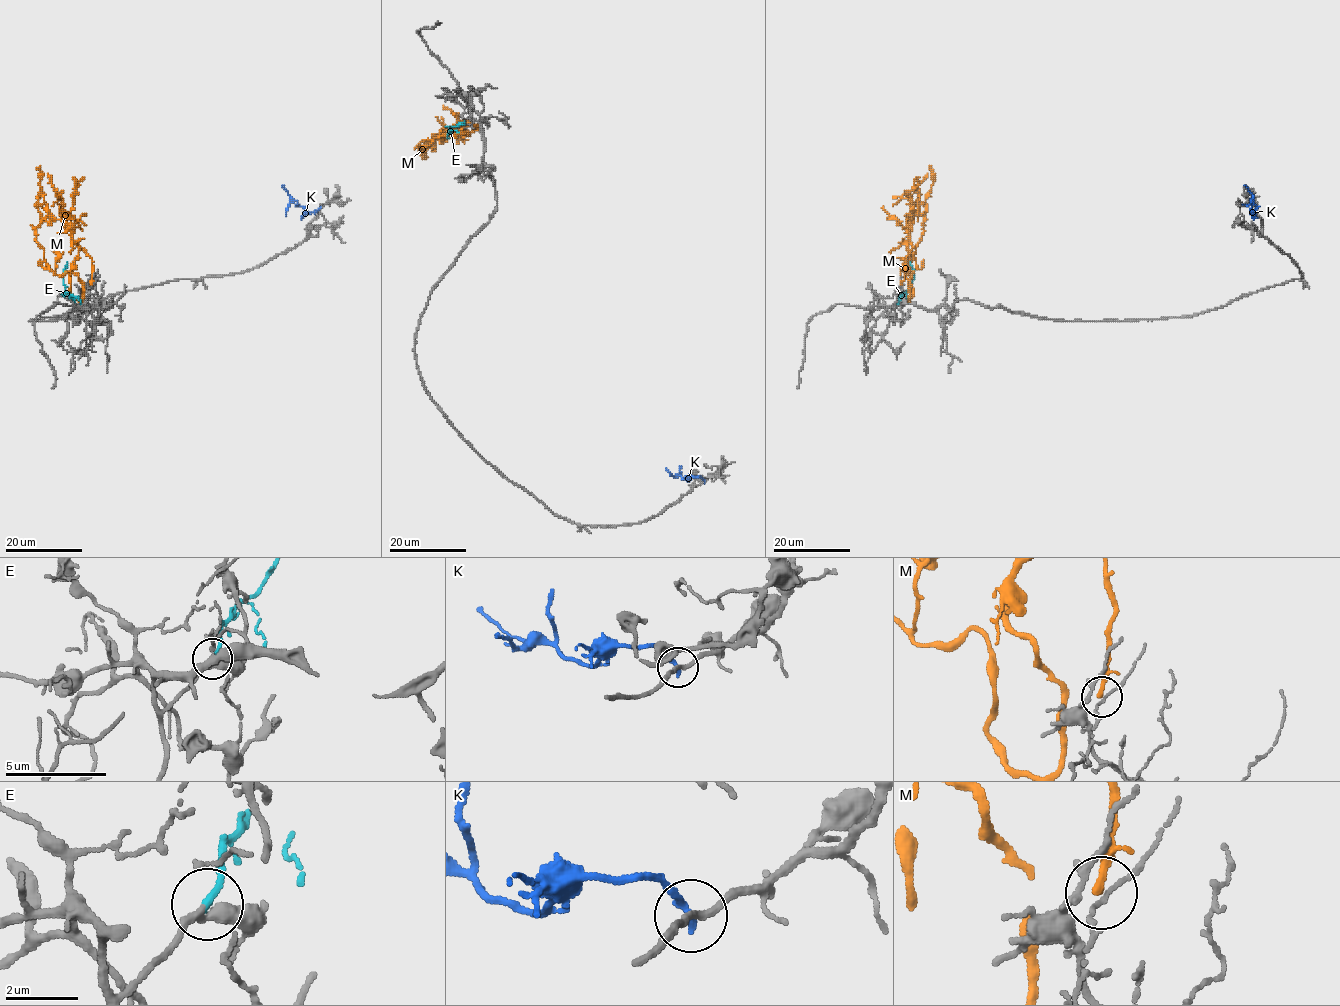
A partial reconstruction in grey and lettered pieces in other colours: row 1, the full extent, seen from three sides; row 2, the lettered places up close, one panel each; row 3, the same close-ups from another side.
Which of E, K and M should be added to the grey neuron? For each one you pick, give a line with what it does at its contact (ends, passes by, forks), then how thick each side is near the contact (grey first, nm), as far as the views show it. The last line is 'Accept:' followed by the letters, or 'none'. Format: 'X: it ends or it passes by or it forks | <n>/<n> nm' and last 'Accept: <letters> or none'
E: it ends | 220/200 nm
Accept: E

